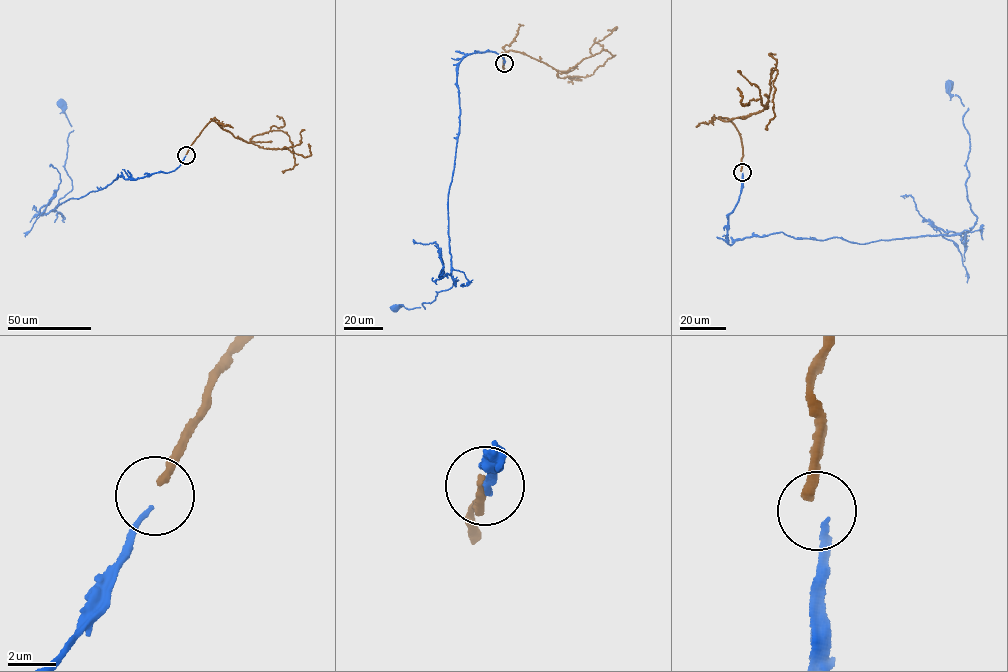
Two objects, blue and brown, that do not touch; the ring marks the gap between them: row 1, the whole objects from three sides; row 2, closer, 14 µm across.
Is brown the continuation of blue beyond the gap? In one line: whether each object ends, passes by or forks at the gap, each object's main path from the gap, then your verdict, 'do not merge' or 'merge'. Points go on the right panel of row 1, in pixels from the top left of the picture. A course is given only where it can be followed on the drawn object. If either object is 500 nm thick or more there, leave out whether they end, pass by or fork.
blue ends there; brown ends there; blue runs (742, 173), (730, 245), (781, 232), (862, 244), (964, 234), (977, 218), (968, 108), (949, 85); brown runs (741, 171), (740, 136), (728, 118), (720, 119), (745, 118), (762, 110), (777, 69), (774, 116), (765, 129); do not merge

